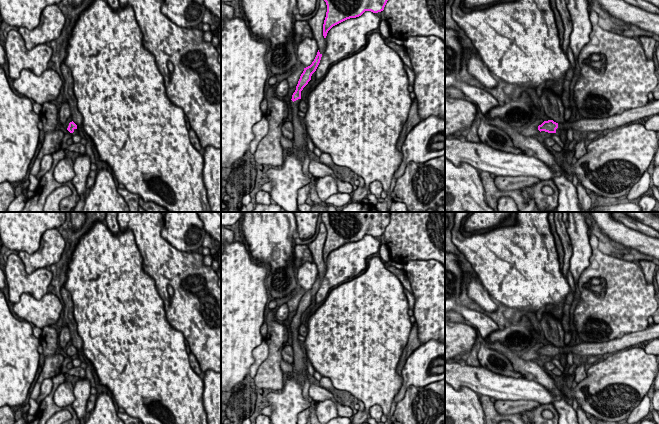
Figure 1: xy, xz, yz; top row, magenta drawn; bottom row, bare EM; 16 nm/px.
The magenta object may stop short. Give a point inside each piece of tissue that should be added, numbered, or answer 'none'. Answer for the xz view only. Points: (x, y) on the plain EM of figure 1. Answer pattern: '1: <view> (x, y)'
1: xz (299, 366)

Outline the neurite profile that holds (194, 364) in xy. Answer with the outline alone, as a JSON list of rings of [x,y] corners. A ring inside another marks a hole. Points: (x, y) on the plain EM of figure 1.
[[[192,353],[189,354],[189,362],[190,362],[190,366],[193,369],[193,371],[197,375],[201,376],[202,375],[202,371],[201,371],[201,368],[200,368],[200,364],[197,361],[196,357]]]

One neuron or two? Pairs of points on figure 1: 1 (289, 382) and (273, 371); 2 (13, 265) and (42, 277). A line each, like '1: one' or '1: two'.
1: two
2: one

